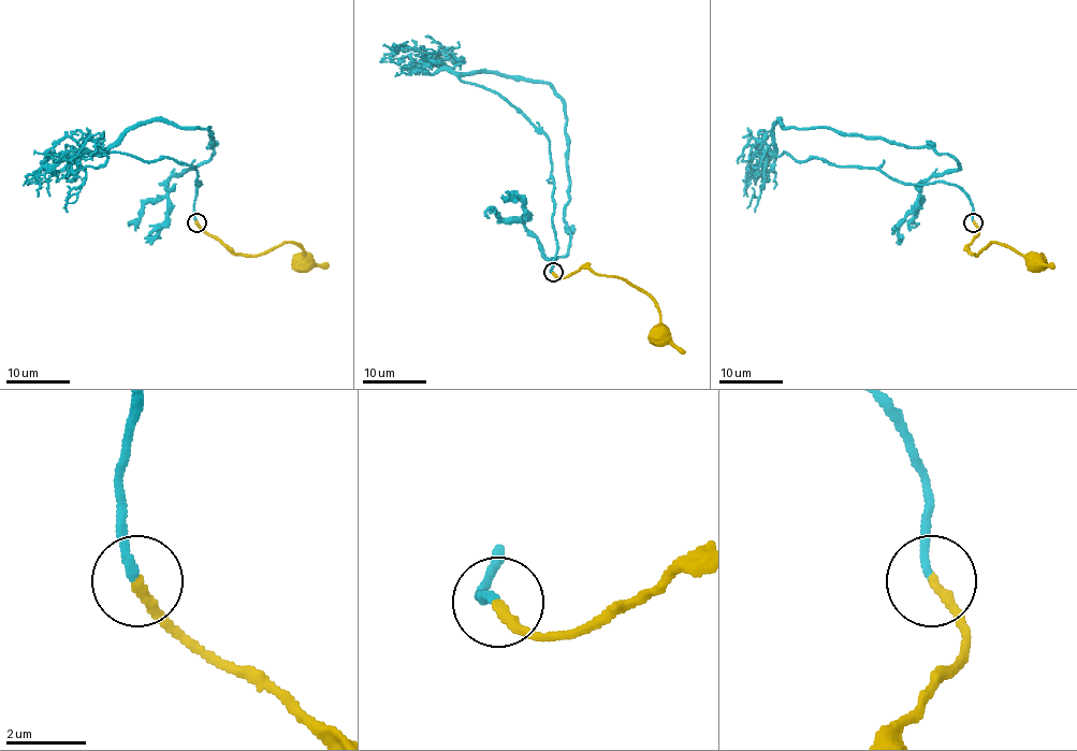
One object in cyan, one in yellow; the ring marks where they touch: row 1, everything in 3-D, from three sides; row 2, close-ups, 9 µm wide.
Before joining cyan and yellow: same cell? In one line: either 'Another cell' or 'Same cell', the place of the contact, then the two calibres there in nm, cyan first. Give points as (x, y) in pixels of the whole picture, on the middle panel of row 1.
Same cell. Place: (553, 272). Thickness 200 nm (cyan) against 280 nm

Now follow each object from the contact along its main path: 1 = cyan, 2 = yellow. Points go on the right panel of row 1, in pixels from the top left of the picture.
1: (973, 222), (957, 186), (779, 155), (779, 120), (959, 161), (920, 189), (897, 242)
2: (973, 222), (977, 233), (969, 249), (976, 256), (989, 243), (999, 242), (1029, 255), (1035, 261)

